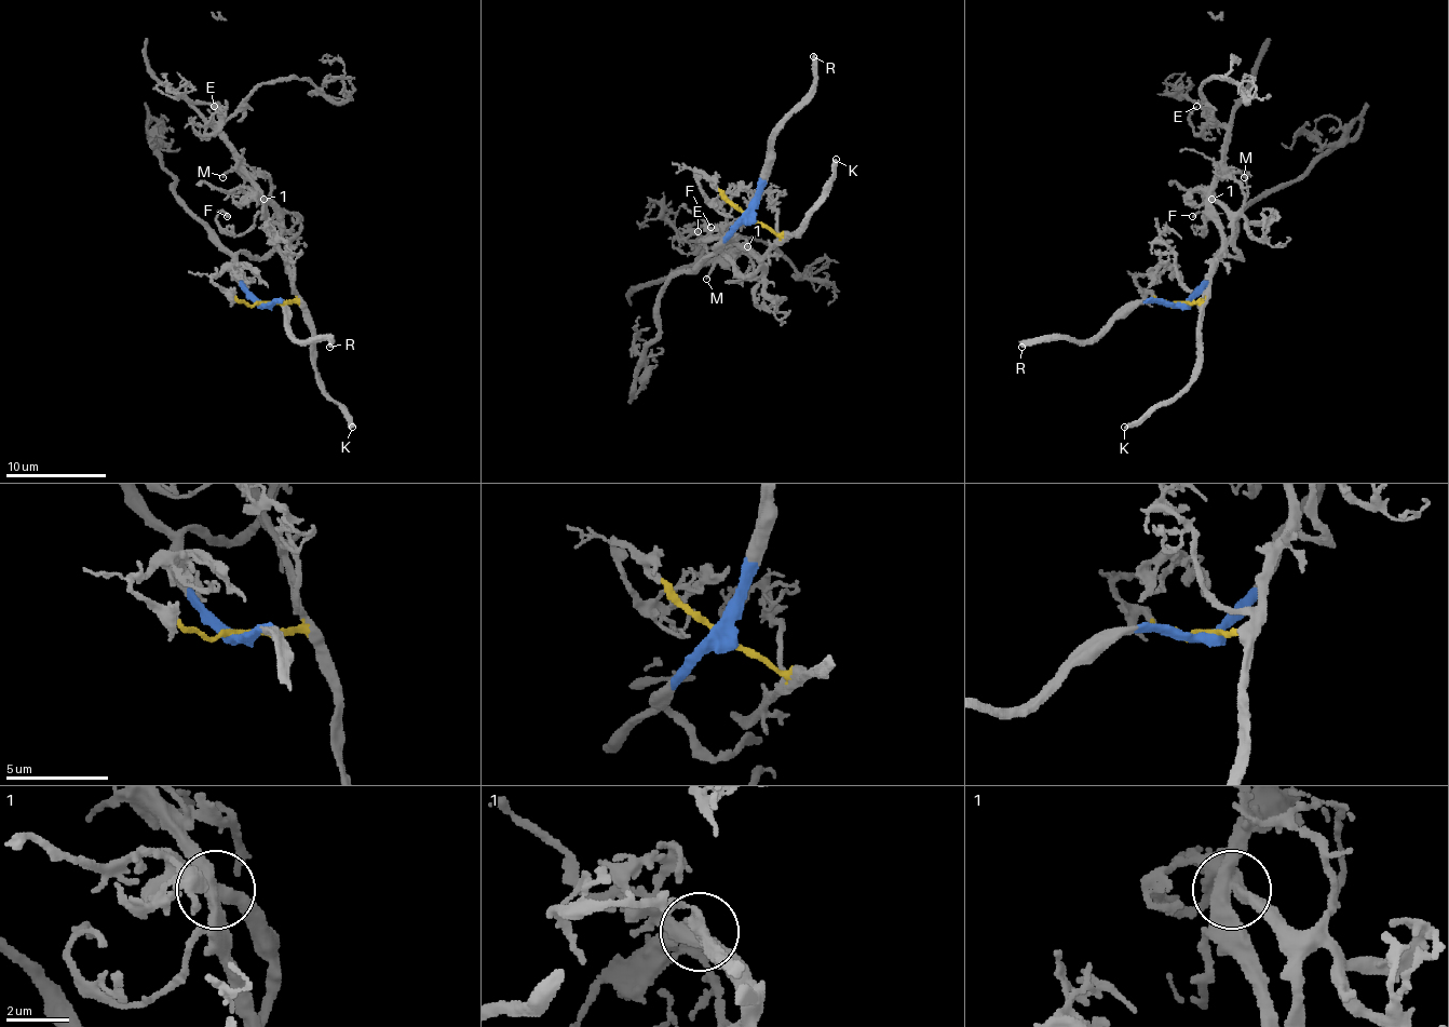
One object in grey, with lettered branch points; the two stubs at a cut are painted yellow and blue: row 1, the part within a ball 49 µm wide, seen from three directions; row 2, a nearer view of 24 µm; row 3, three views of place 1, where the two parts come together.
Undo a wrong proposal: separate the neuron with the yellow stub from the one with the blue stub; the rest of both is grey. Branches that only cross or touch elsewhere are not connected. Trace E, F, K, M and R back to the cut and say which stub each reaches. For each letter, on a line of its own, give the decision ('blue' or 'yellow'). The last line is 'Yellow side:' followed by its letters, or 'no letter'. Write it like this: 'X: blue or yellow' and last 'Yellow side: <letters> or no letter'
E: yellow
F: yellow
K: yellow
M: yellow
R: blue
Yellow side: E, F, K, M

